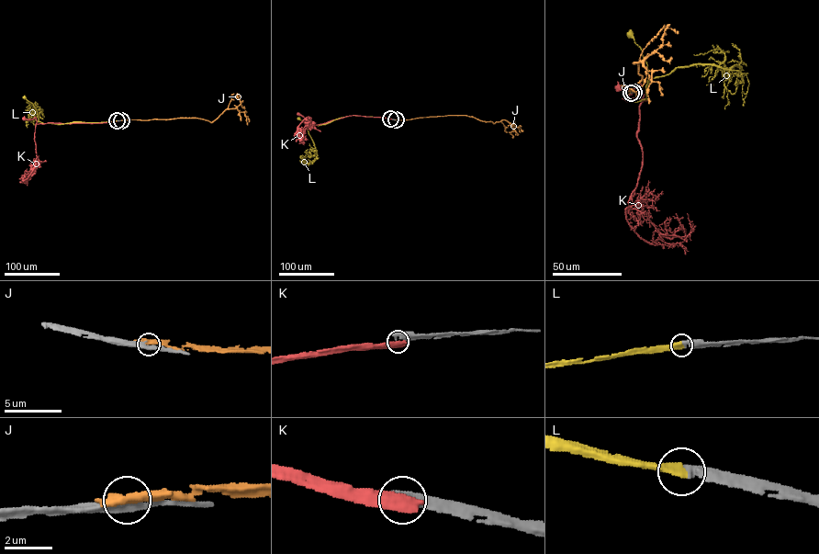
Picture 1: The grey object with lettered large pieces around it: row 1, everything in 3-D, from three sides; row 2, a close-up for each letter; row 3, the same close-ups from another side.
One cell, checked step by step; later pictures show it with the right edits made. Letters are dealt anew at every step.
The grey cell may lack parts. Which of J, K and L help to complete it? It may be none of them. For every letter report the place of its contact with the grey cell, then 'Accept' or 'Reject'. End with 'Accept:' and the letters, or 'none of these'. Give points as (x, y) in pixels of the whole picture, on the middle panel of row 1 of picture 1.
J: Touches grey at (396, 119). Reject
K: Touches grey at (390, 118). Reject
L: Touches grey at (390, 118). Accept
Accept: L

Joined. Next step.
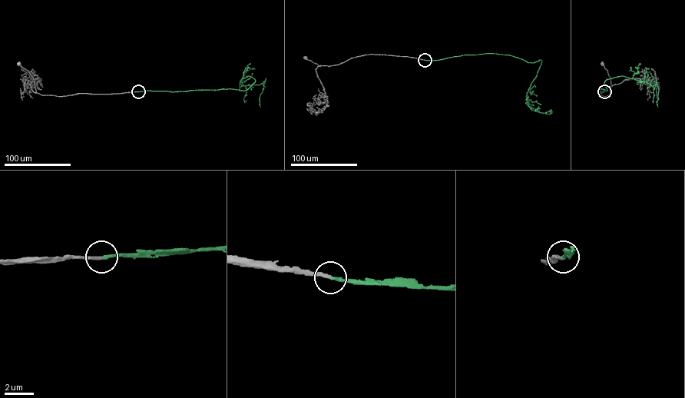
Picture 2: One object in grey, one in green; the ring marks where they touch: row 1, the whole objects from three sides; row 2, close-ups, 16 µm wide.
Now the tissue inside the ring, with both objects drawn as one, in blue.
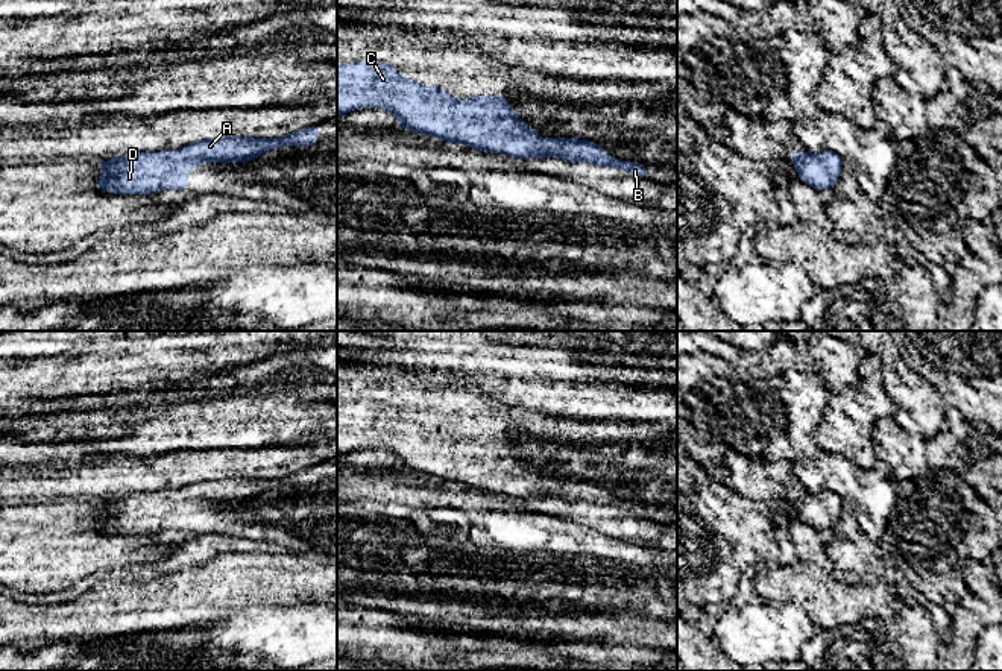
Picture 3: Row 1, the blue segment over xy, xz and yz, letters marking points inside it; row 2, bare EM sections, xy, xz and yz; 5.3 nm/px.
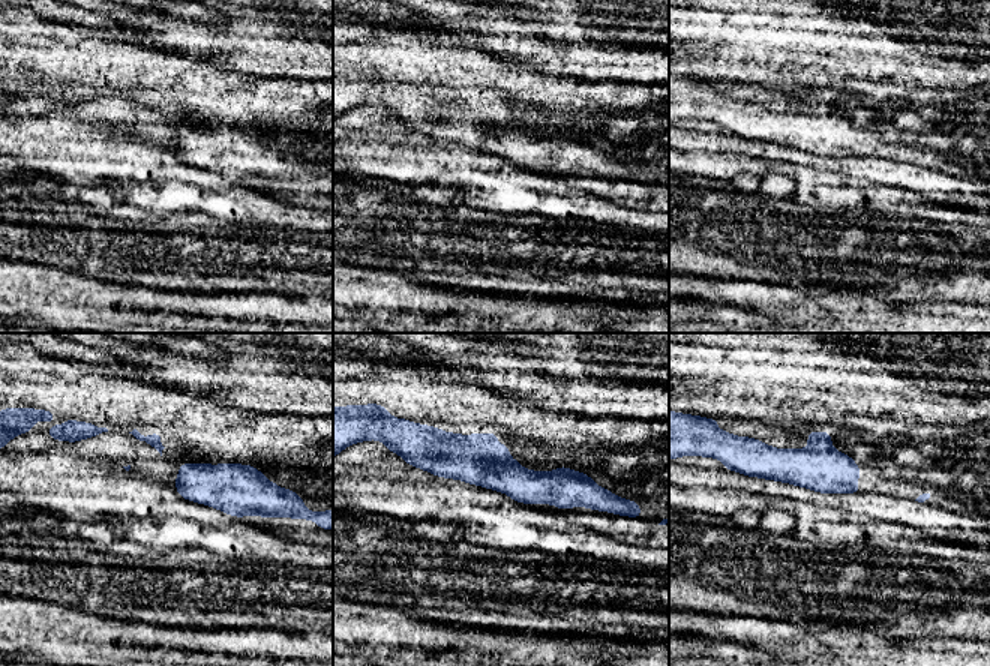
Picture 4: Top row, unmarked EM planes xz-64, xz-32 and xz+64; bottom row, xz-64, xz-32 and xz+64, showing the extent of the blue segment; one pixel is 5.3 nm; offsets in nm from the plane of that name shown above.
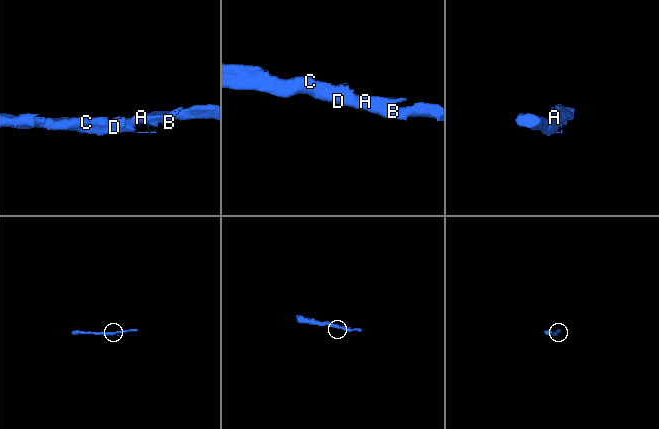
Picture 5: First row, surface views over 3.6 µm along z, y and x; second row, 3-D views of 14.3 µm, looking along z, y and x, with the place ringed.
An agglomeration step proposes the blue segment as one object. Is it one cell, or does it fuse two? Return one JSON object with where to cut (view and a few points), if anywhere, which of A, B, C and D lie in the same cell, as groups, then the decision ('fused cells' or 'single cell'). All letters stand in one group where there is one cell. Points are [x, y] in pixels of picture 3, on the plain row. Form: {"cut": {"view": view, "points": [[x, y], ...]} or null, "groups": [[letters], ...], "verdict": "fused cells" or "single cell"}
{"cut": null, "groups": [["A", "B", "C", "D"]], "verdict": "single cell"}

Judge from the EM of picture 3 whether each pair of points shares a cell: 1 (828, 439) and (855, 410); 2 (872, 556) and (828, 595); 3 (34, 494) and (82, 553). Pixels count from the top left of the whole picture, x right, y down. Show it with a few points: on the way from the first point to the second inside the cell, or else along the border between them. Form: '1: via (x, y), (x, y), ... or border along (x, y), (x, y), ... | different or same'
1: via (837, 431), (853, 424), (855, 419) | same
2: border along (863, 579), (869, 580) | different
3: border along (64, 498), (55, 503), (18, 504), (15, 507) | different

